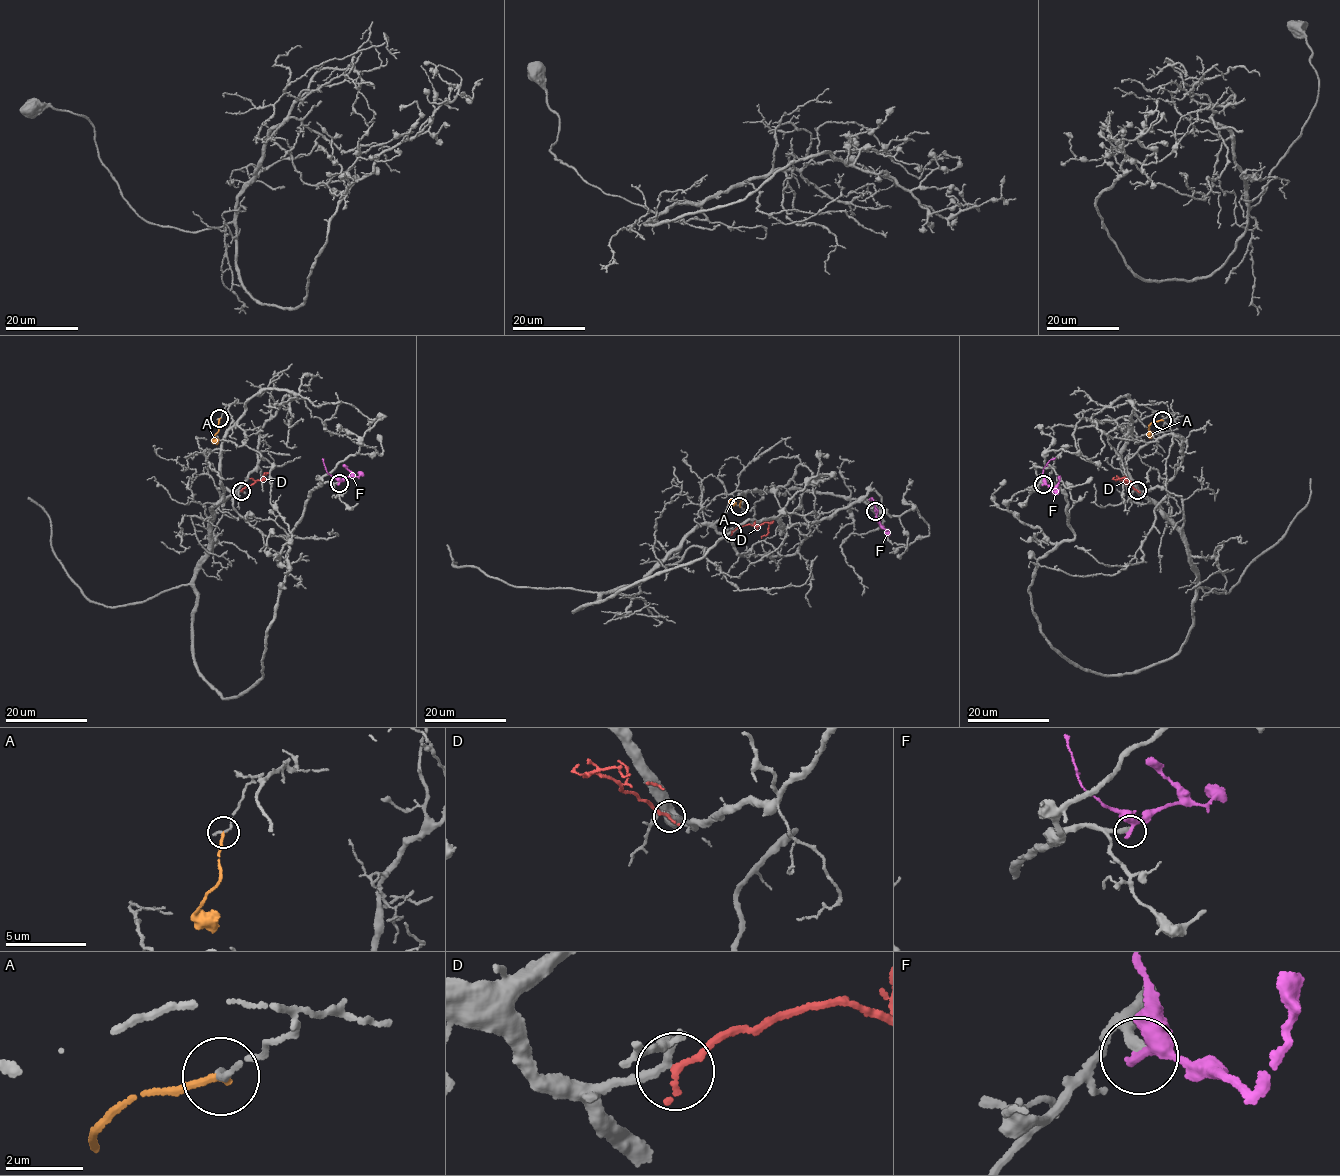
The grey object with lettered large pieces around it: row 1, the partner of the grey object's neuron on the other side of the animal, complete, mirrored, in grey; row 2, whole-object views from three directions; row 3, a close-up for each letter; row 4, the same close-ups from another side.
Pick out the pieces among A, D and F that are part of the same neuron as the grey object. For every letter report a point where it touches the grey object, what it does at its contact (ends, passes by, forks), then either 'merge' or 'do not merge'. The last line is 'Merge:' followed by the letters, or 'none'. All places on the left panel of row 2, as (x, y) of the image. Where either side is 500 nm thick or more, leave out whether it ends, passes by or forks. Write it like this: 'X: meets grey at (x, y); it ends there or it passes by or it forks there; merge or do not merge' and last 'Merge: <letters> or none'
A: meets grey at (219, 418); it ends there; do not merge
D: meets grey at (241, 491); it ends there; merge
F: meets grey at (339, 483); it passes by; do not merge
Merge: D

